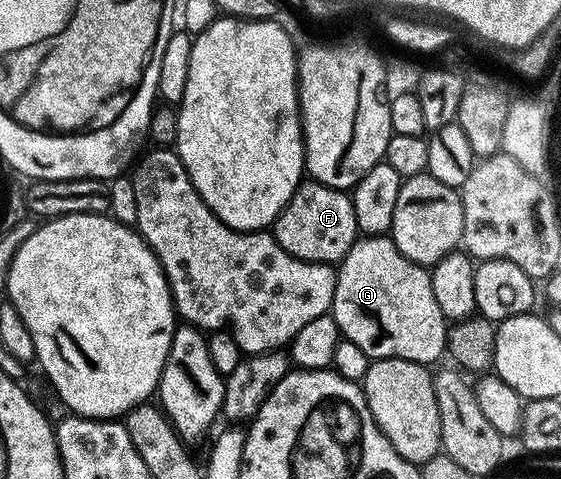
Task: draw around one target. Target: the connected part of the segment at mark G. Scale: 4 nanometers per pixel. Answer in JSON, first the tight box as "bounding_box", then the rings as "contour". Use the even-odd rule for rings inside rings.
{"bounding_box":[330,236,449,366],"contour":[[[360,236],[350,252],[338,263],[334,300],[330,311],[338,324],[343,341],[358,344],[369,360],[377,358],[401,358],[428,366],[446,354],[449,323],[444,317],[438,300],[434,300],[431,273],[425,267],[414,264],[392,243],[388,236]]]}

